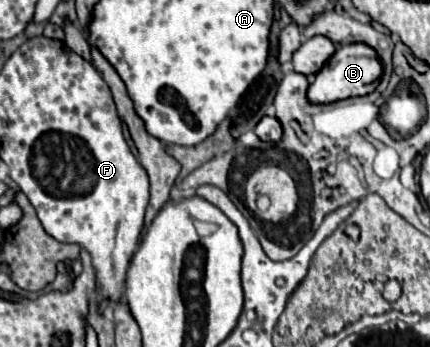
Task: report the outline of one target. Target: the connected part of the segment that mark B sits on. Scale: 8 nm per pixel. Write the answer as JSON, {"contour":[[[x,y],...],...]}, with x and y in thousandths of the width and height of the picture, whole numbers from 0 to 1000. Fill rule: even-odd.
{"contour":[[[849,124],[798,130],[737,210],[733,239],[714,262],[714,285],[733,303],[747,303],[747,297],[774,297],[774,291],[812,285],[812,280],[853,274],[872,256],[872,239],[881,222],[886,222],[886,176],[872,159],[872,147],[863,147],[863,135],[853,135]]]}

